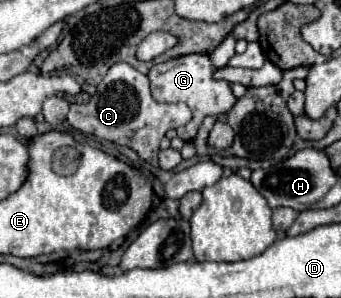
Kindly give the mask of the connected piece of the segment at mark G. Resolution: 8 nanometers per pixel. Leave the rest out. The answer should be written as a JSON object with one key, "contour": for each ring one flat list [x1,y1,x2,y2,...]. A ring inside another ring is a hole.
{"contour":[[183,55,183,57,169,59,165,63,155,63,149,69,147,75,149,75,149,81,151,81,151,93,153,93,153,97,157,101,161,101,161,103,183,101,193,111,191,123,177,129,177,135,183,141,191,141,197,135,197,129,201,127,201,121,207,115,227,113,235,105,235,101,237,101,237,97,233,95,229,83,213,79,213,65,209,61,209,55]]}

